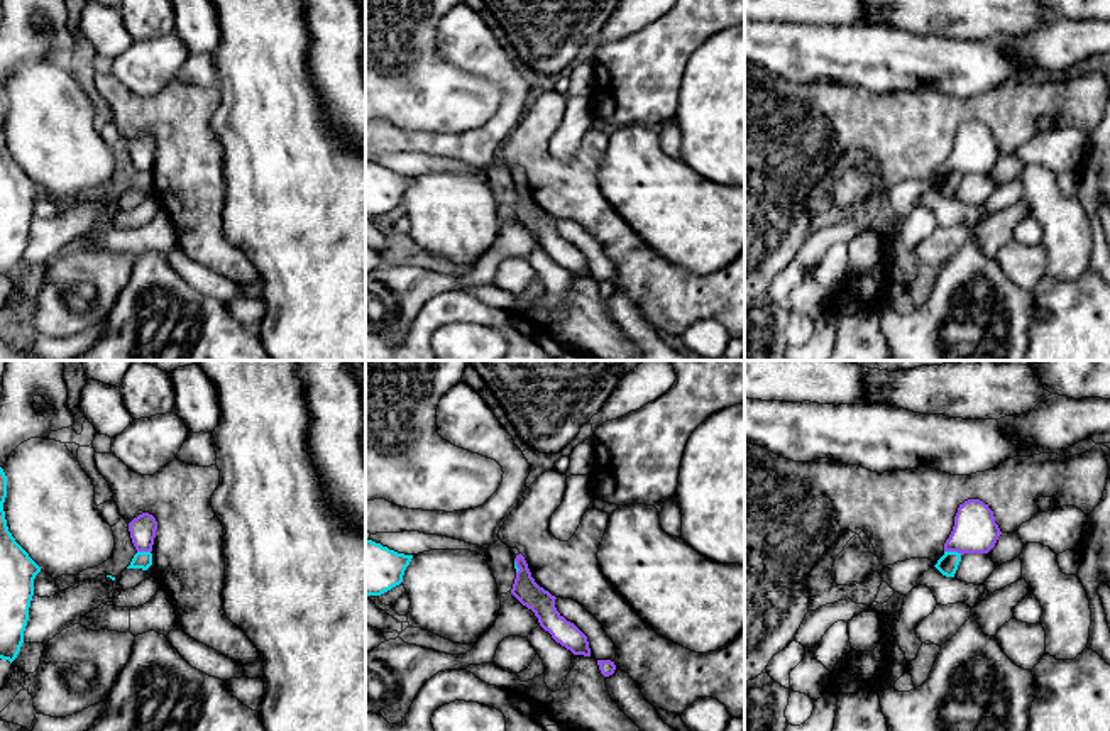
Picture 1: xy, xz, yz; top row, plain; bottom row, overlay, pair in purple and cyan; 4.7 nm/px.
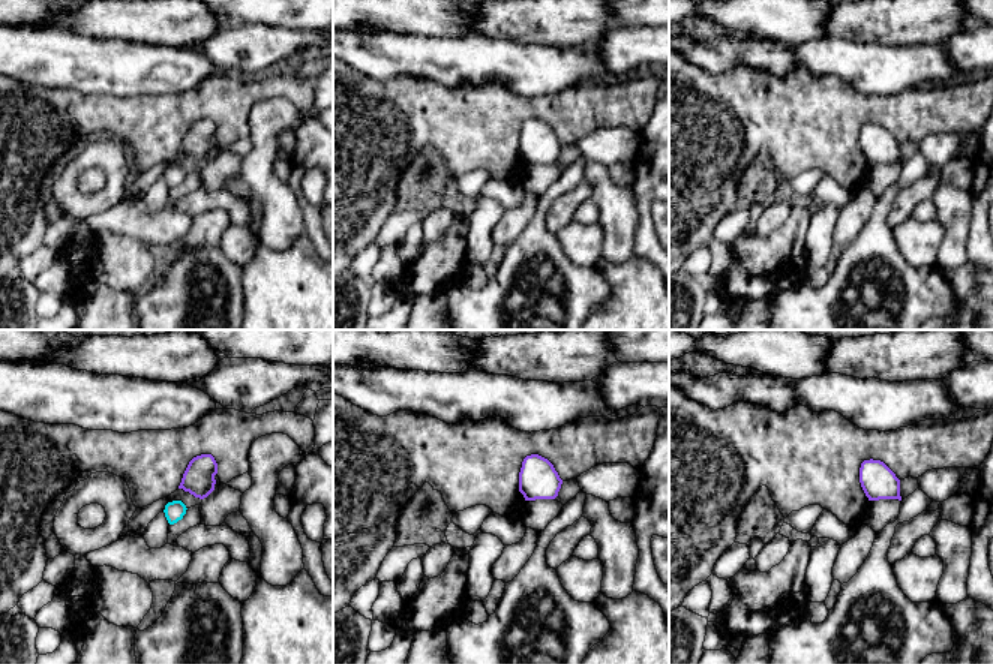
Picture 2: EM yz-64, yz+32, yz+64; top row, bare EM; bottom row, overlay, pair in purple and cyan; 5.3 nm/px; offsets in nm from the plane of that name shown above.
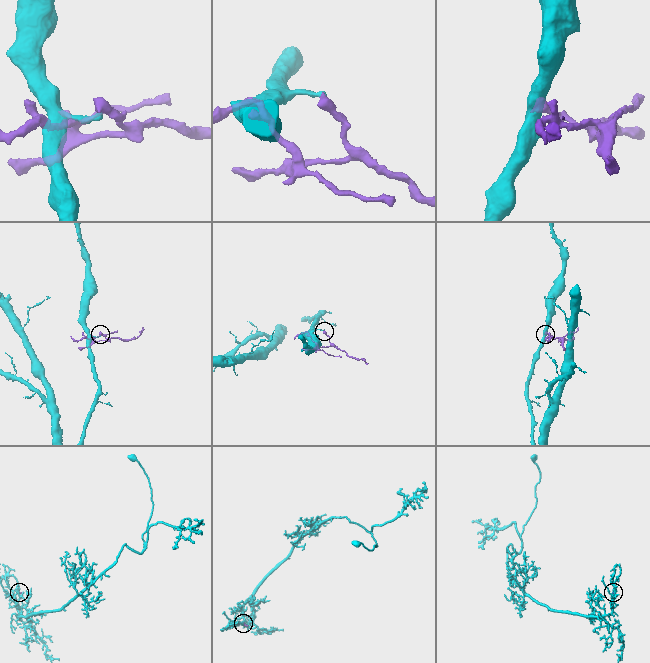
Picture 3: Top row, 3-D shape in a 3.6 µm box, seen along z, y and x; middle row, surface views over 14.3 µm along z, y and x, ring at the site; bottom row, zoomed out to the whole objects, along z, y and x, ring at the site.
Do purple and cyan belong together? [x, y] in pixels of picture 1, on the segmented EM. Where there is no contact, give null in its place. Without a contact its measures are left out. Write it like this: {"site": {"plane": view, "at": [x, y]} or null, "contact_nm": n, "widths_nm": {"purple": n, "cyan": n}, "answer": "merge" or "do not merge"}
{"site": {"plane": "yz", "at": [953, 550]}, "contact_nm": 90, "widths_nm": {"purple": 200, "cyan": 100}, "answer": "do not merge"}

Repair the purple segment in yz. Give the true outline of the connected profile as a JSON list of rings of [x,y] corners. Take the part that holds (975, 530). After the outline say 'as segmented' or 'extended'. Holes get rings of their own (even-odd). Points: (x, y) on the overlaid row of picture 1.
[[[980,499],[959,504],[944,552],[988,553],[1002,535],[993,511]]] | as segmented

